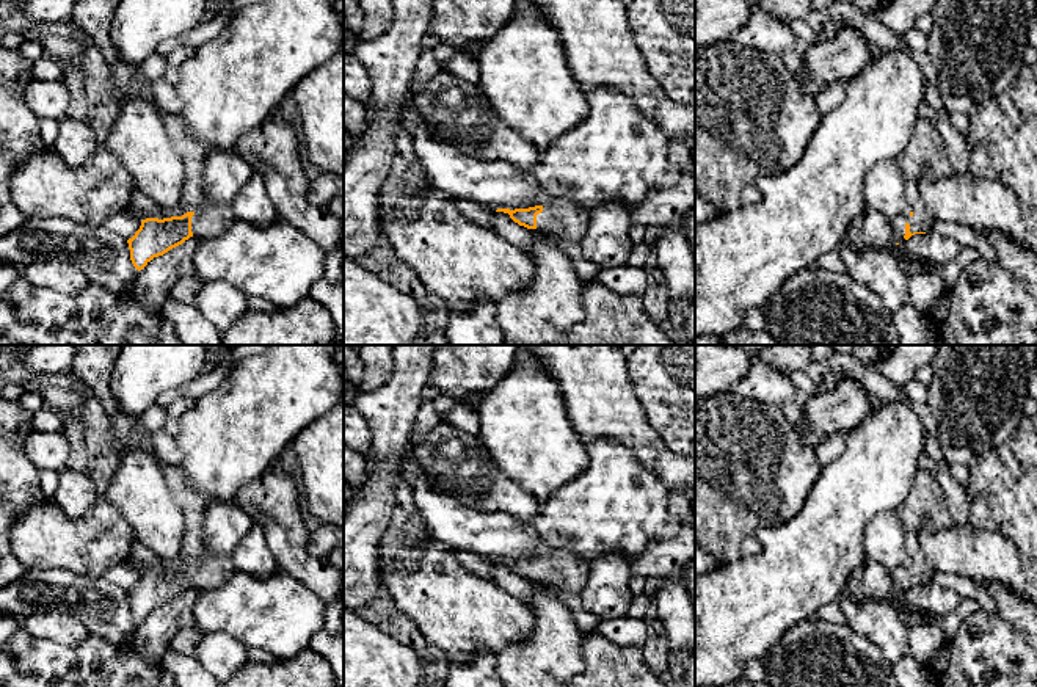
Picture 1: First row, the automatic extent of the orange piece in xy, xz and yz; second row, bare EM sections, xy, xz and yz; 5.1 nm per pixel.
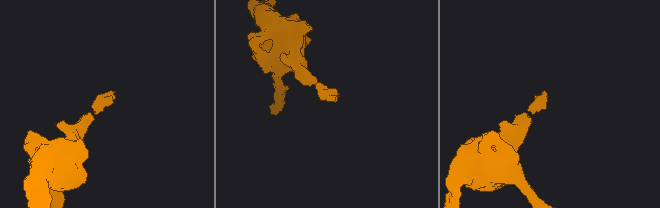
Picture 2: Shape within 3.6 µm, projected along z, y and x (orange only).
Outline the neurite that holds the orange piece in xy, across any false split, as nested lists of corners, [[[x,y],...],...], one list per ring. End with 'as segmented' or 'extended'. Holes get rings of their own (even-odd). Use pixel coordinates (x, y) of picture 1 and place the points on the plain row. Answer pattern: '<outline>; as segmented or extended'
[[[231,555],[212,557],[199,563],[187,563],[182,568],[146,569],[132,590],[127,591],[130,612],[140,623],[154,609],[182,596],[190,588],[216,588],[227,582],[235,571]]]; extended

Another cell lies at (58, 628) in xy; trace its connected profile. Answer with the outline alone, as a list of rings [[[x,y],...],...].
[[[35,613],[22,621],[22,627],[44,642],[77,646],[89,637],[85,624],[67,613]]]

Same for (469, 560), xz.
[[[457,549],[457,557],[463,568],[475,572],[478,577],[483,577],[493,582],[491,580],[491,566],[494,565],[493,562],[482,558],[477,554],[466,551],[466,549]]]

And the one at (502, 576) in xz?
[[[494,563],[491,566],[491,580],[515,596],[519,602],[526,604],[530,610],[532,609],[532,596],[538,590],[530,580],[519,577],[515,574],[508,565]]]

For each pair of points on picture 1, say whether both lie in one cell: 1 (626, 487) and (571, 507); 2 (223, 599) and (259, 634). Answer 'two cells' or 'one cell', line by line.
1: one cell
2: one cell

